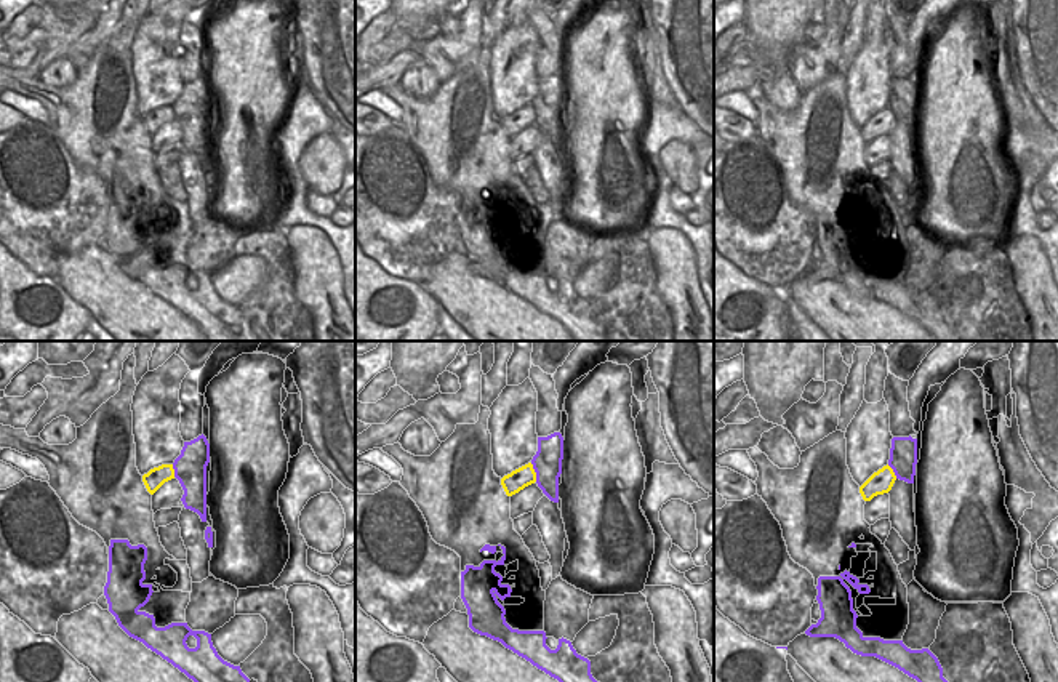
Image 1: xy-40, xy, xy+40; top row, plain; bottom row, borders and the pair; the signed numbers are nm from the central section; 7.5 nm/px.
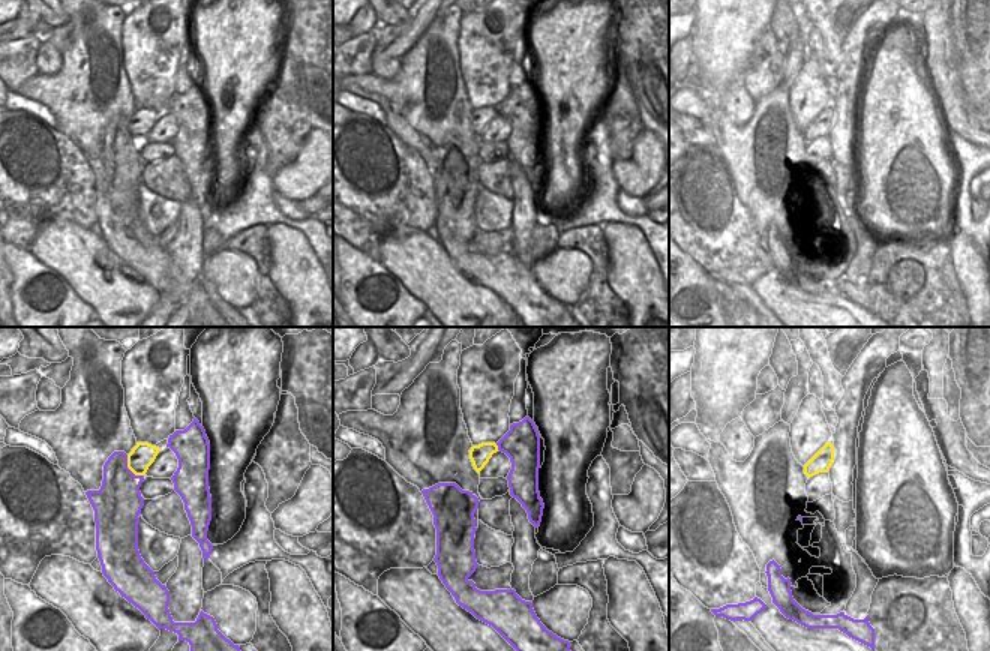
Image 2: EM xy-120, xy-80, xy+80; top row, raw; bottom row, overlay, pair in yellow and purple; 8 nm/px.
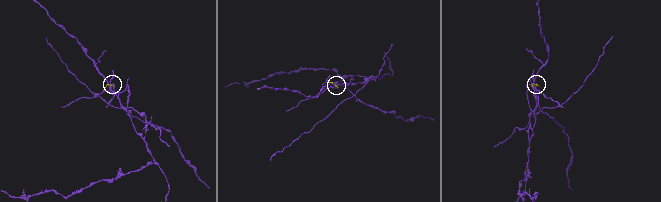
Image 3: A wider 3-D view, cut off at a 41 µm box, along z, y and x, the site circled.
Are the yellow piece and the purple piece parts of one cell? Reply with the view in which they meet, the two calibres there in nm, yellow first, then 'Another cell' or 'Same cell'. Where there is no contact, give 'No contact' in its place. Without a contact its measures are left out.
Touches yellow in xy. Thickness 150 nm (yellow) against 220 nm. Another cell

